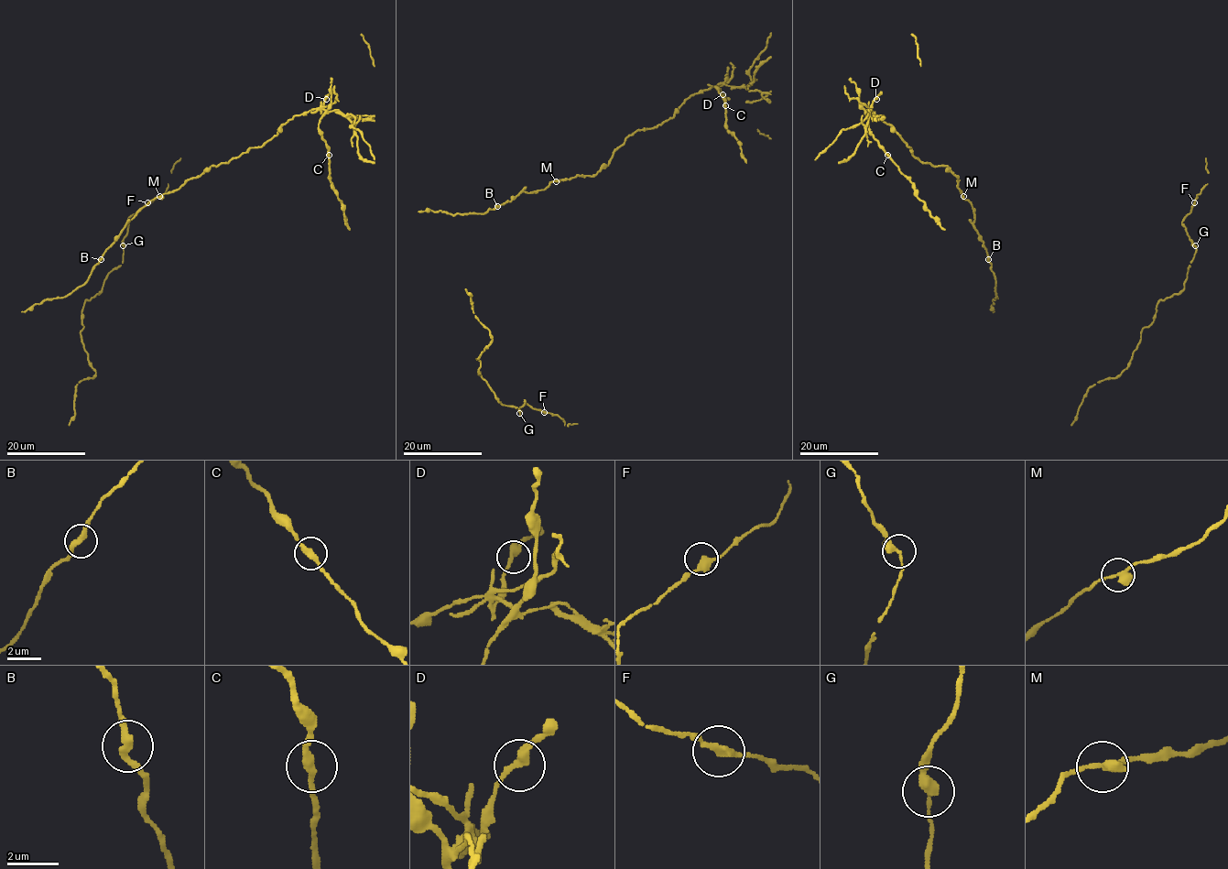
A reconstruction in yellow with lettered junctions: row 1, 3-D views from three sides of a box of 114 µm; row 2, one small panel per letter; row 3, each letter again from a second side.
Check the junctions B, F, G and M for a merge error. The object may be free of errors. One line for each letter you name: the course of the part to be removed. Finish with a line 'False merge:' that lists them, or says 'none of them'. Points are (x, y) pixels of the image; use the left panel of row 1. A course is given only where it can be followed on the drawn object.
M: Course of the part to remove: (159, 196), (211, 166), (260, 146), (295, 115), (322, 108), (318, 131), (326, 142), (330, 180), (349, 230)
False merge: M

